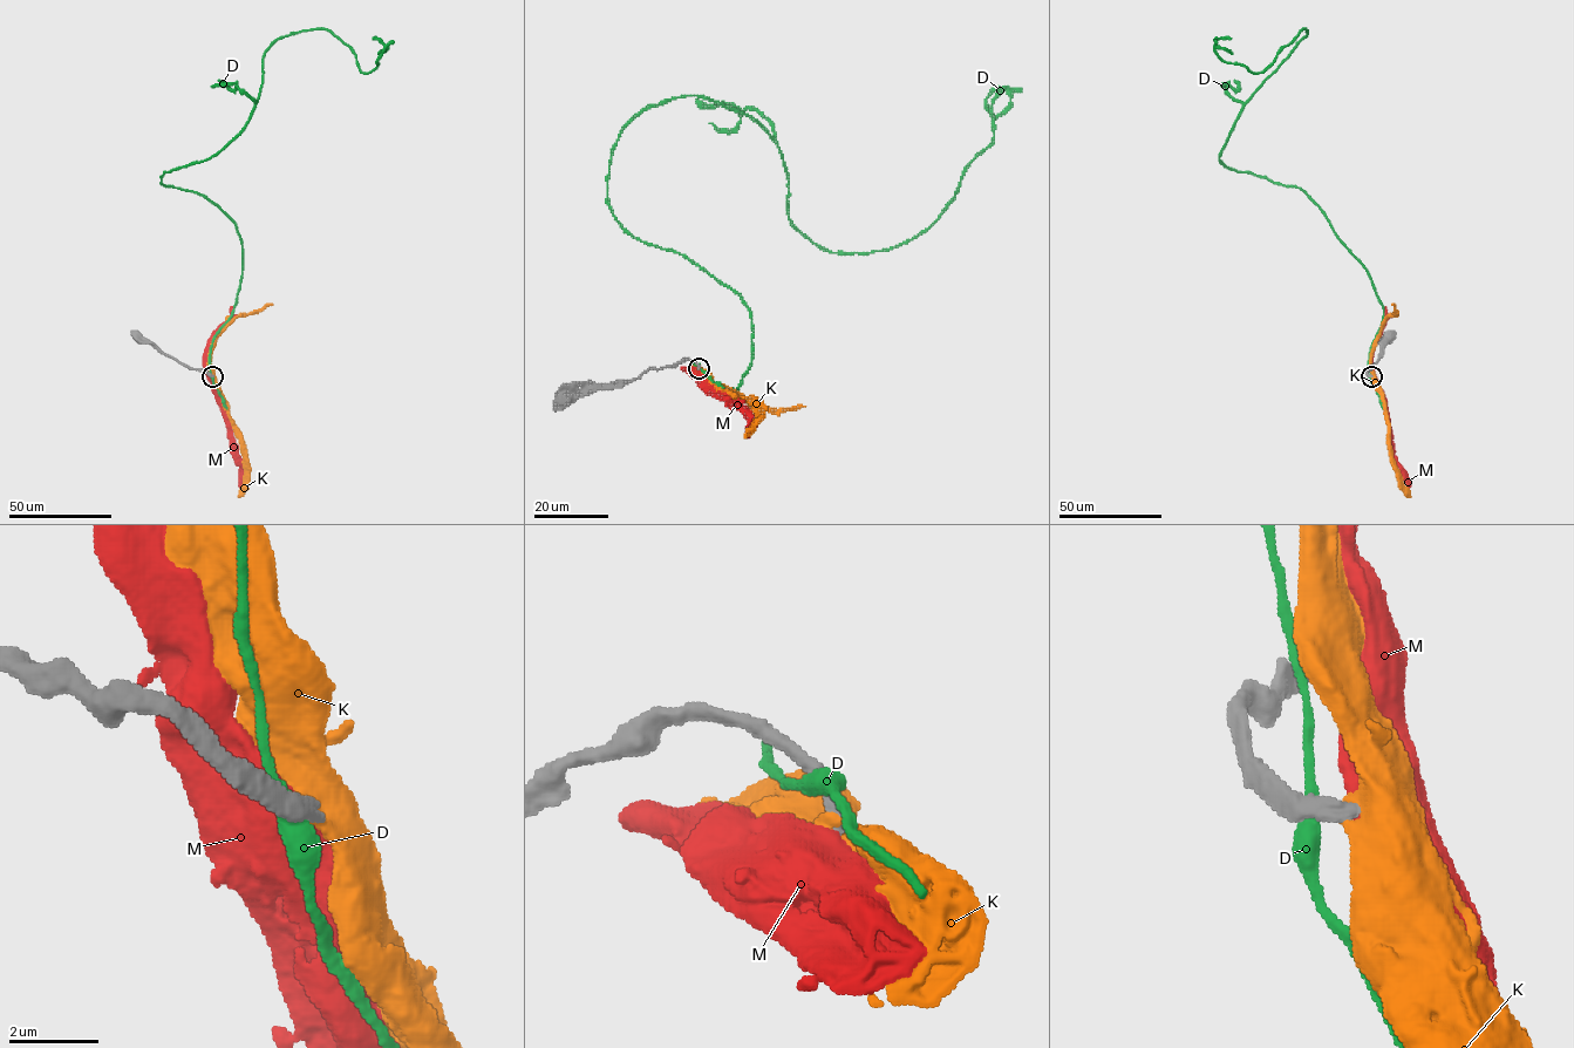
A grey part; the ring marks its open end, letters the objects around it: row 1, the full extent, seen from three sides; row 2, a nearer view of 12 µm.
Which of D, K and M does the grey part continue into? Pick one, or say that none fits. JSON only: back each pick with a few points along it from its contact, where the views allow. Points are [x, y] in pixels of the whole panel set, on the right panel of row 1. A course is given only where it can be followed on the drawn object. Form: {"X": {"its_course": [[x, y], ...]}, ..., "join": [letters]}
{"join": []}

